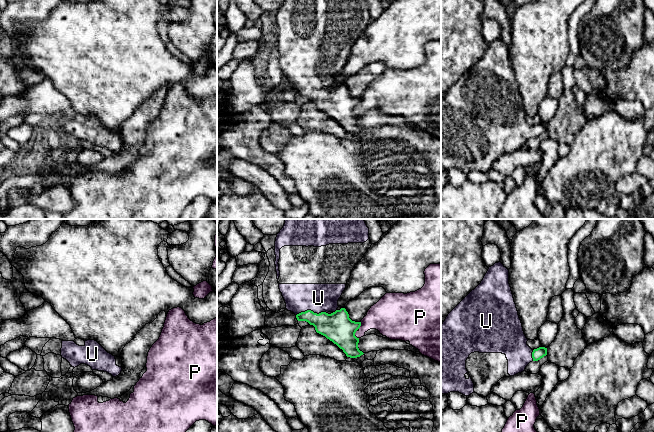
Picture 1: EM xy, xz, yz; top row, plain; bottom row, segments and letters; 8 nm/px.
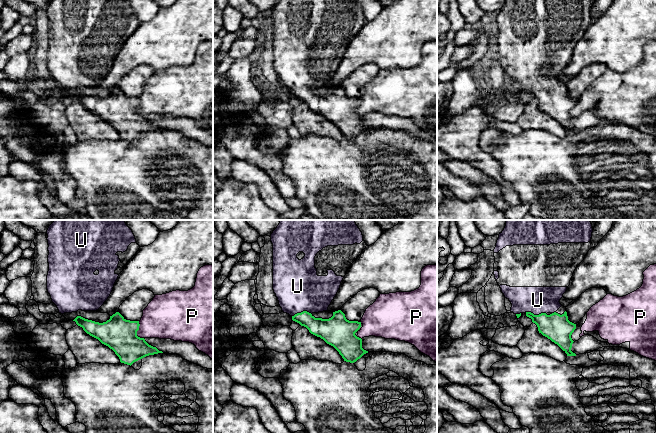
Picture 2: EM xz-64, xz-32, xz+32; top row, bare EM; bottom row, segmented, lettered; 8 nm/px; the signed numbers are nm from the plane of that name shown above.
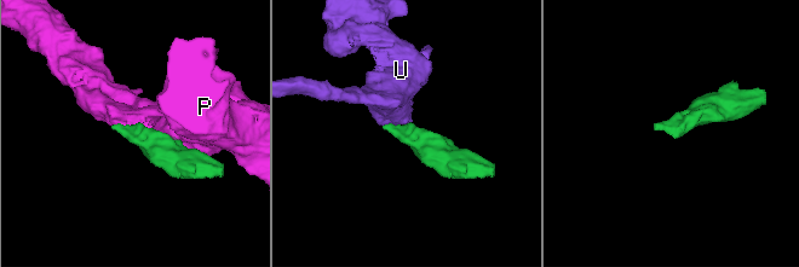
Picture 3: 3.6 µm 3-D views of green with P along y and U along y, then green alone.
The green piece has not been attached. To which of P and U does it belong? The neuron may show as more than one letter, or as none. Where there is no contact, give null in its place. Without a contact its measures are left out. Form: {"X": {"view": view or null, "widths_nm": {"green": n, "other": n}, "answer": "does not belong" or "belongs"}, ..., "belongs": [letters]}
{"P": {"view": "xz", "widths_nm": {"green": 240, "other": 200}, "answer": "does not belong"}, "U": {"view": "xz", "widths_nm": {"green": 240, "other": 220}, "answer": "belongs"}, "belongs": ["U"]}

